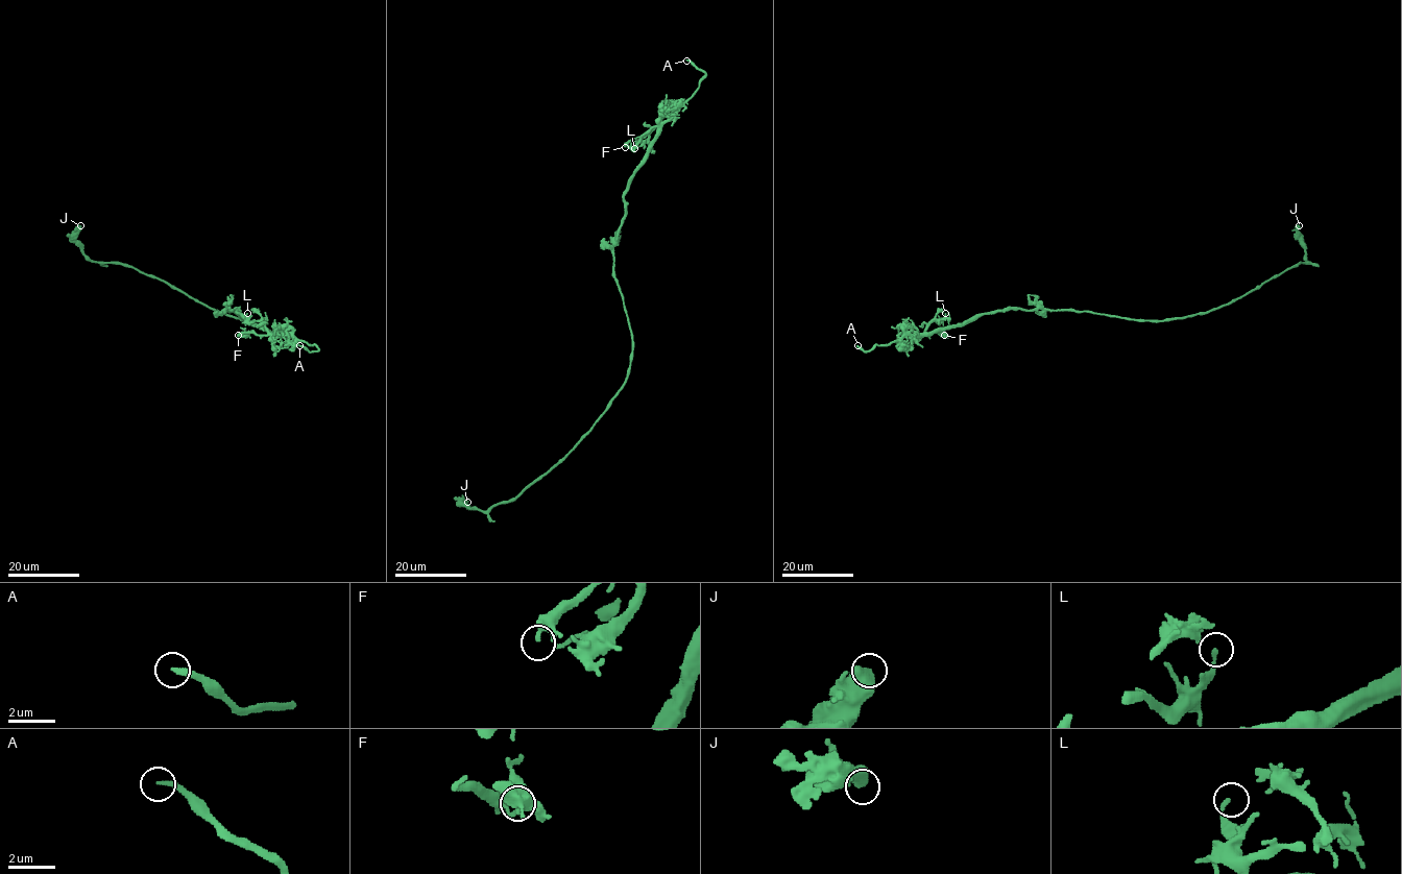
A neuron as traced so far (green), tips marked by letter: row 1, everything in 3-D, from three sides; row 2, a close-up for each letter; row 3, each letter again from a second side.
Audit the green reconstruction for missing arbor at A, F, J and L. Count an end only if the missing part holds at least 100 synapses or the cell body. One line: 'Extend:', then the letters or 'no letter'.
Extend: A

